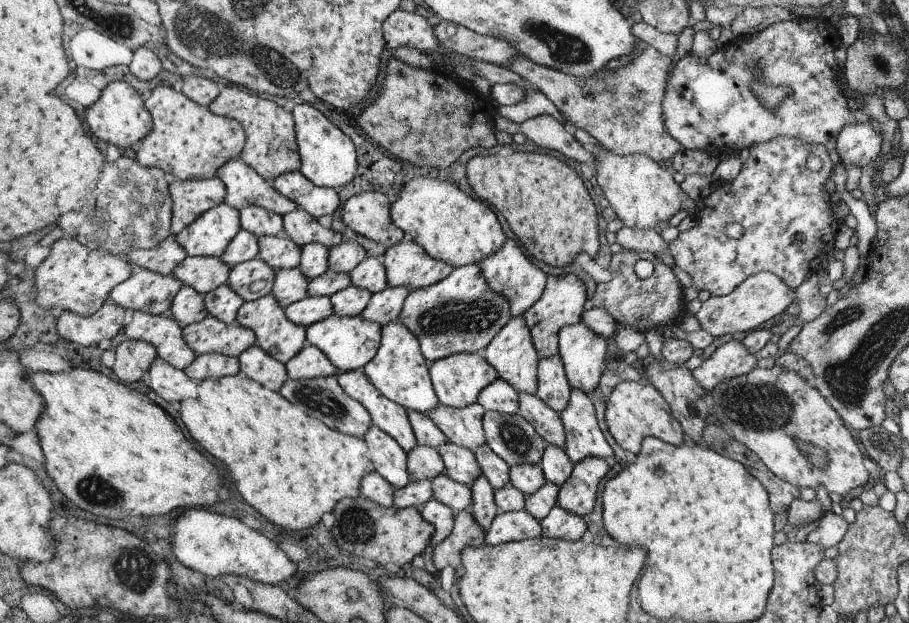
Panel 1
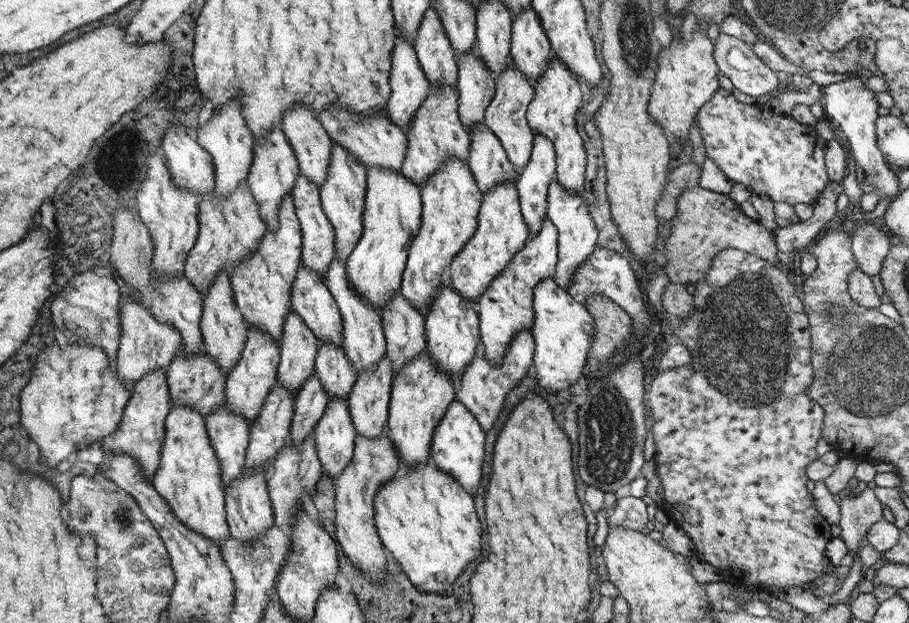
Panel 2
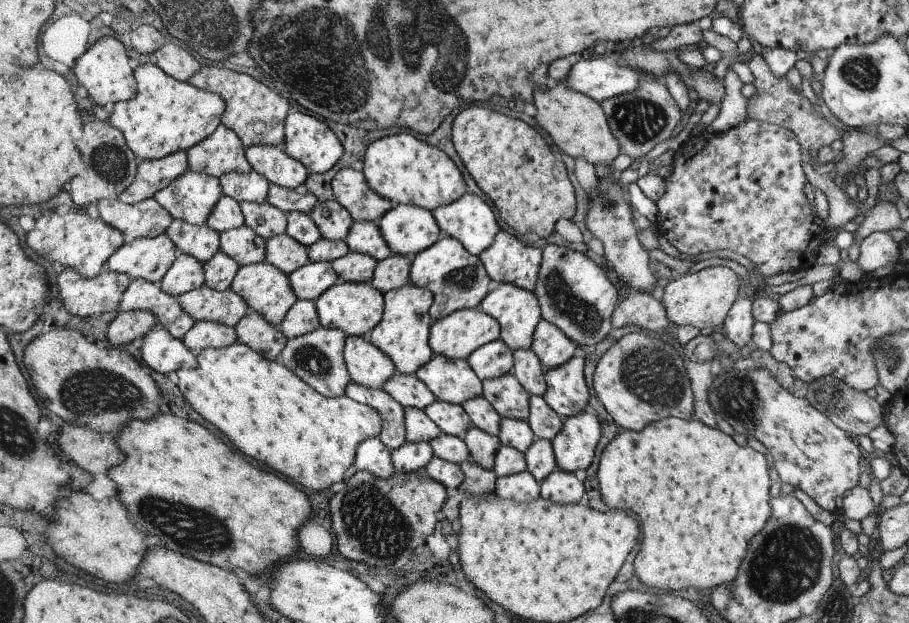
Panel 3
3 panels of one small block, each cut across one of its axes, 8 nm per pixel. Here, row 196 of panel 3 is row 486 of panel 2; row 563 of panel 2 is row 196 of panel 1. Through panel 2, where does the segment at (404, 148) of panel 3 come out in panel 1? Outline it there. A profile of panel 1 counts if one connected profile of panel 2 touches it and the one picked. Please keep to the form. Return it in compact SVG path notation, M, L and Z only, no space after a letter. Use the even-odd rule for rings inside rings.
M413 176L399 186L397 196L399 198L391 204L393 224L439 262L461 268L493 256L505 244L505 236L493 210L485 202L469 198L469 194L461 192L453 182Z

